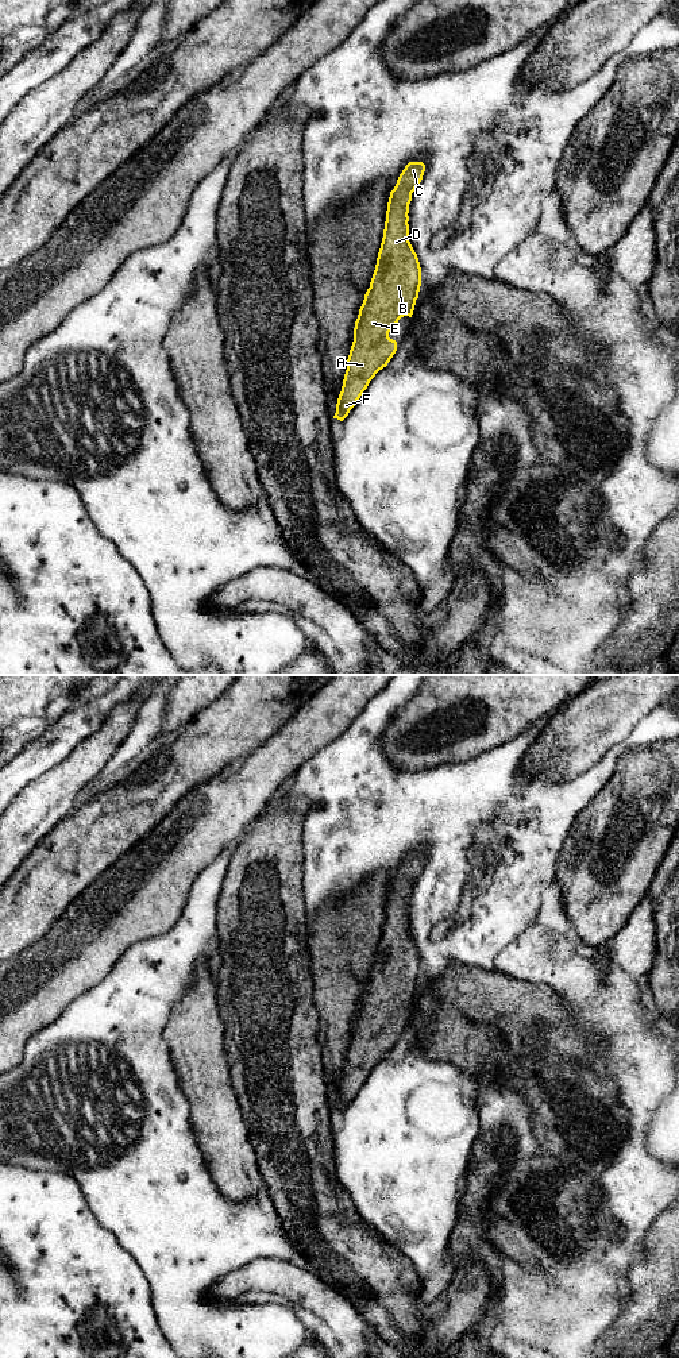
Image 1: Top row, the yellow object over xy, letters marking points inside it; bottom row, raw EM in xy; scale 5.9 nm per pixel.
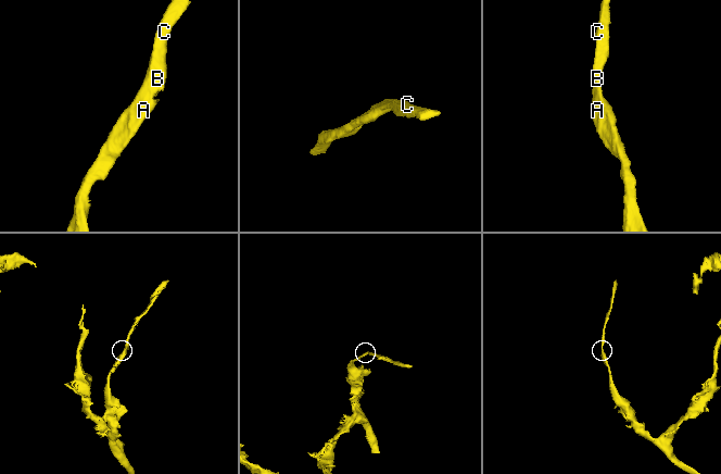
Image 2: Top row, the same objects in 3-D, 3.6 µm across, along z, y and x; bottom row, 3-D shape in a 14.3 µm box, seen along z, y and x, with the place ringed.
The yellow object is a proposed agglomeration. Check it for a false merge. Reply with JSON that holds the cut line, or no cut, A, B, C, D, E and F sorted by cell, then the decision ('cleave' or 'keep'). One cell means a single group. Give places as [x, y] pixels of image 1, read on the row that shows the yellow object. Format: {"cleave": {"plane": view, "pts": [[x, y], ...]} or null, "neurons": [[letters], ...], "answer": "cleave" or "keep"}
{"cleave": null, "neurons": [["A", "B", "C", "D", "E", "F"]], "answer": "keep"}

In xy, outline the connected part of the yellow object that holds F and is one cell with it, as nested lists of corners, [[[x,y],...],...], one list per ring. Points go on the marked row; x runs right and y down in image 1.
[[[409,162],[400,174],[394,189],[390,192],[383,238],[377,258],[370,288],[364,294],[354,328],[354,342],[347,359],[347,370],[342,391],[336,404],[333,418],[343,421],[355,406],[375,374],[387,366],[397,351],[397,342],[389,332],[404,316],[412,317],[421,286],[421,267],[409,242],[409,204],[412,193],[420,185],[425,171],[423,162]]]

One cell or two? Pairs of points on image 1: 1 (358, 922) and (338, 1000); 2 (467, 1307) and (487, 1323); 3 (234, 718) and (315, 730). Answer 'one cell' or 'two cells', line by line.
1: one cell
2: two cells
3: two cells

